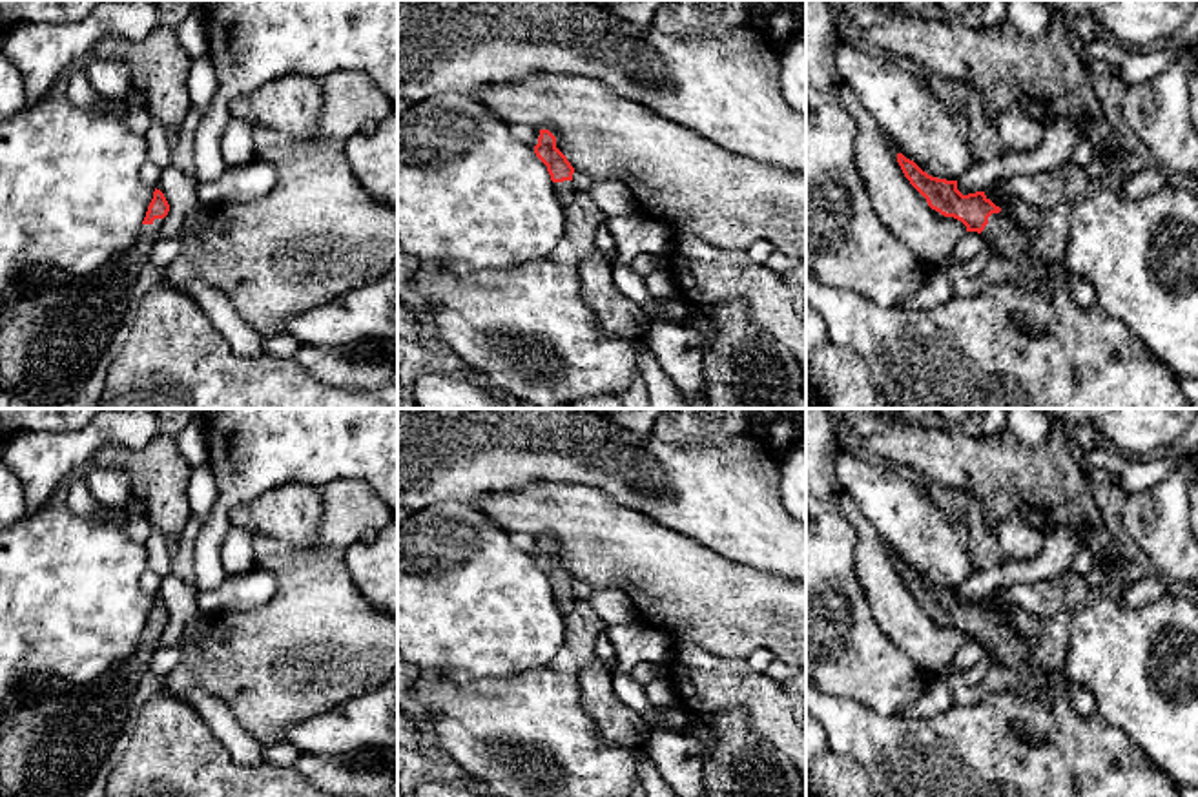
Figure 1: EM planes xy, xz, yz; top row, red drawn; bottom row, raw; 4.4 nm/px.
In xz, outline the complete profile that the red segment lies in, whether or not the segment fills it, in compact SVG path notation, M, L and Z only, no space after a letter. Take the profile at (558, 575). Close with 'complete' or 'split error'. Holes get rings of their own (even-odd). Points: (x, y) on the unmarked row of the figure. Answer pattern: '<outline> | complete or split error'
M540 538L538 553L534 554L536 565L547 574L558 611L565 616L578 602L573 593L574 576L567 565L556 556L556 545L549 538Z | split error

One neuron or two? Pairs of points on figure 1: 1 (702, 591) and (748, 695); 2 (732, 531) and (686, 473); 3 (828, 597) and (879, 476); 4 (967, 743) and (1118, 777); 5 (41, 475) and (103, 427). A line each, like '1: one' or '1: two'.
1: two
2: one
3: two
4: one
5: one

